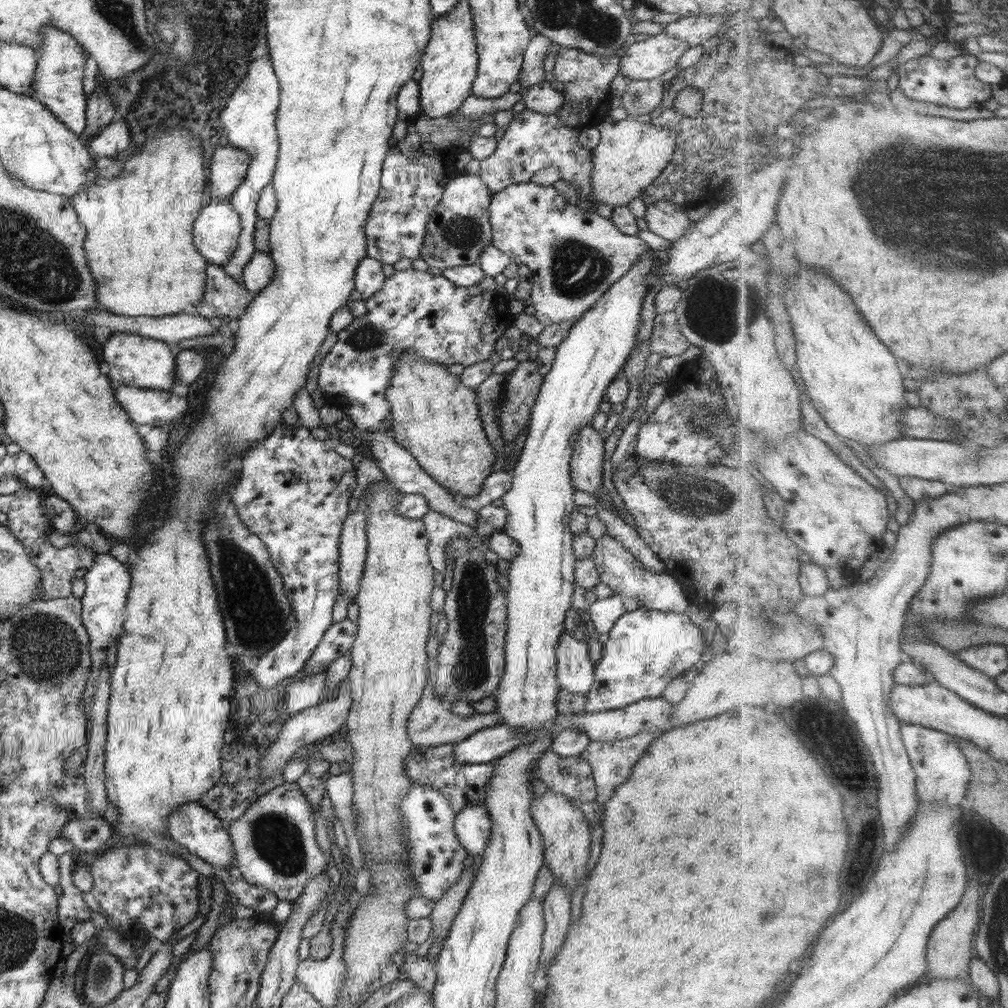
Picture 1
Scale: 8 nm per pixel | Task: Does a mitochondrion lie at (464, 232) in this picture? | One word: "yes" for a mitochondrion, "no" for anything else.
yes

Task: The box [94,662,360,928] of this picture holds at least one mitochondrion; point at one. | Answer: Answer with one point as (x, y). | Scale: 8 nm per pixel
(278, 839)

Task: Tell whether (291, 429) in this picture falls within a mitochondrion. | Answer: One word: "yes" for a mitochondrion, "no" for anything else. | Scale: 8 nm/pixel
no

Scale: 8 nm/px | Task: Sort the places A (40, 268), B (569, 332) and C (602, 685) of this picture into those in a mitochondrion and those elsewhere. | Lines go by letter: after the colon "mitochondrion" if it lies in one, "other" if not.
A: mitochondrion
B: other
C: other

